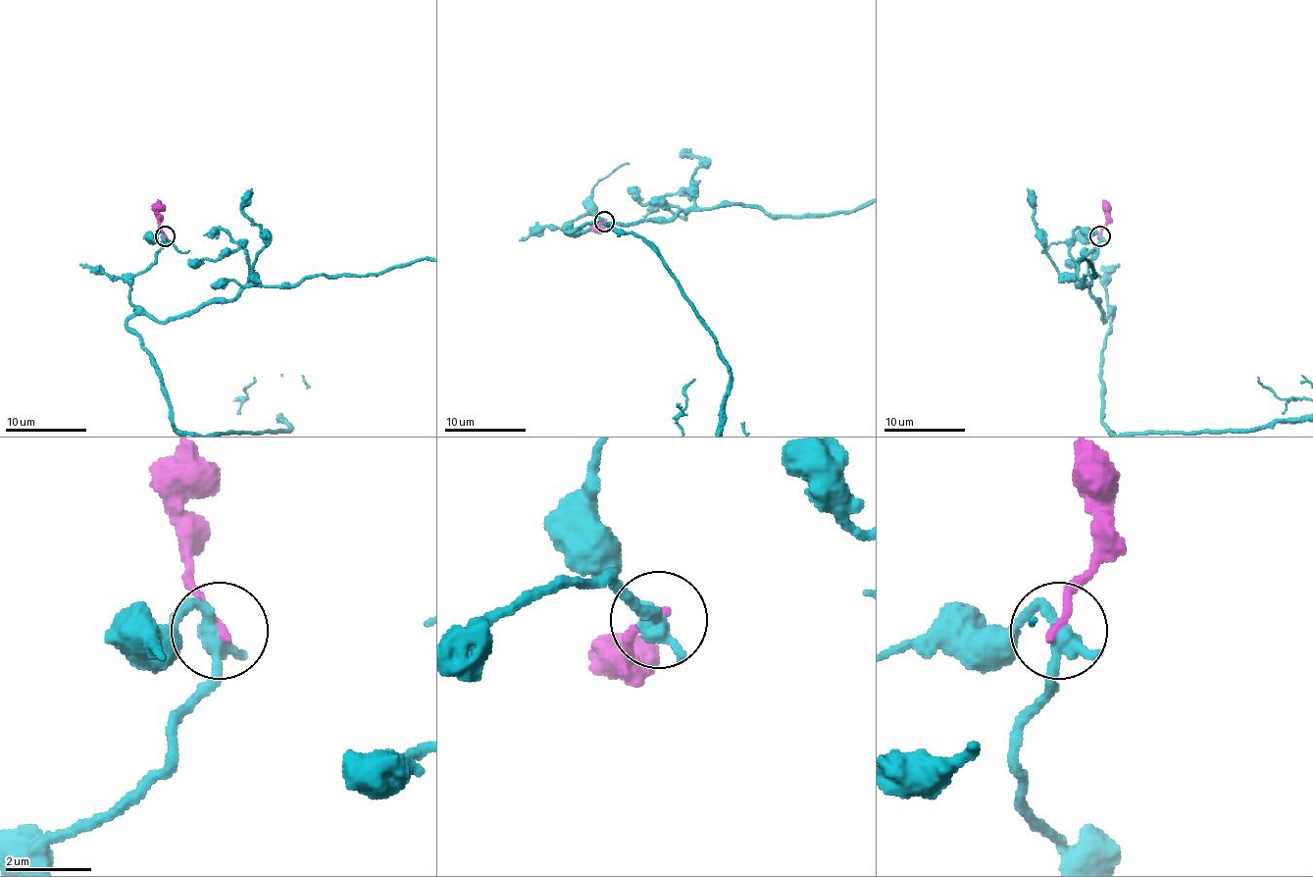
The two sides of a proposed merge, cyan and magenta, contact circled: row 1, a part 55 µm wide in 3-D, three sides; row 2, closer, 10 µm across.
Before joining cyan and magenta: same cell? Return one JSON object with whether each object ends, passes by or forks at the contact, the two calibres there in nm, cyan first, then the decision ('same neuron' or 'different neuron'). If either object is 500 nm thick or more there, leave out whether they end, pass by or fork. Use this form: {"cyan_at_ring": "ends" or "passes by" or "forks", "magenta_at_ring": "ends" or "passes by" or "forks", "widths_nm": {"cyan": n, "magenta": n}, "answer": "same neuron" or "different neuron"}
{"cyan_at_ring": "passes by", "magenta_at_ring": "ends", "widths_nm": {"cyan": 400, "magenta": 200}, "answer": "different neuron"}

